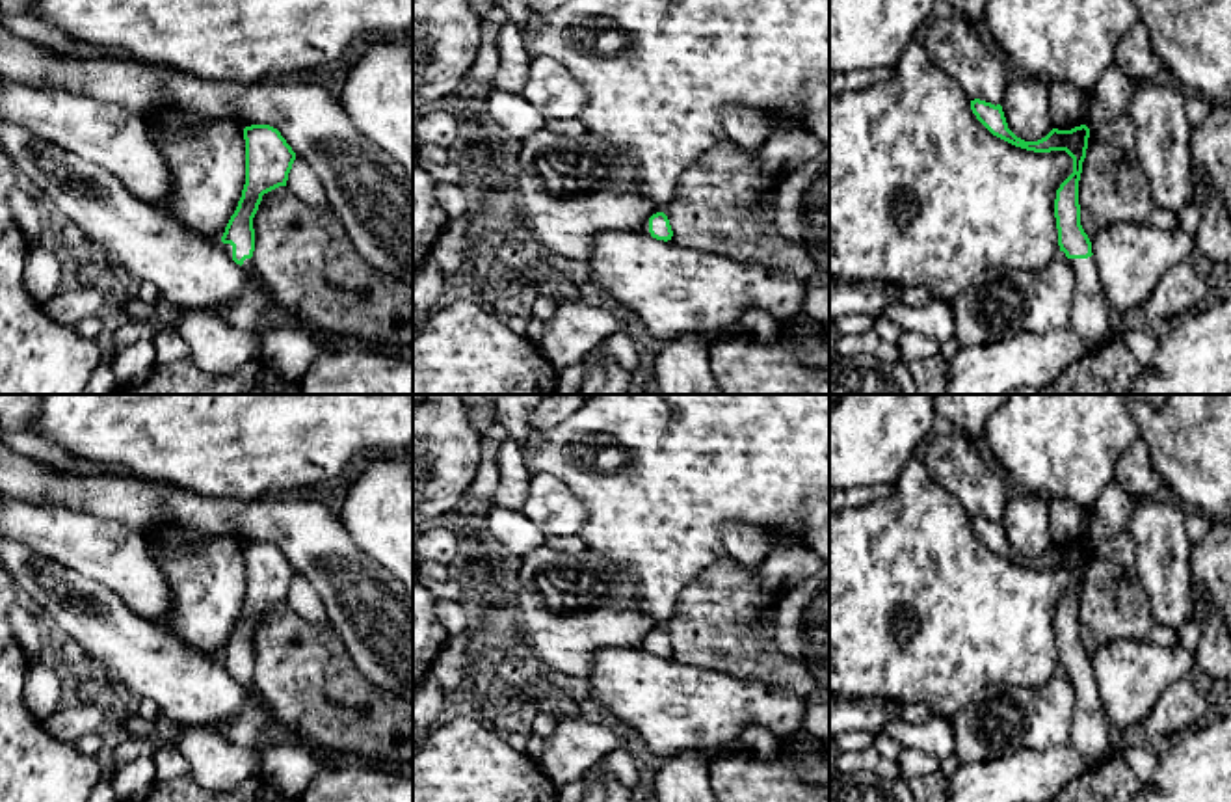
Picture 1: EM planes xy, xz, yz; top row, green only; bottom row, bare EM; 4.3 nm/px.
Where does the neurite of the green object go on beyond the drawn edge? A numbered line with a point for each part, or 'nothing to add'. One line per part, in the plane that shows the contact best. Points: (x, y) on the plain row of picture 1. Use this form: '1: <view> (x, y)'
1: yz (1090, 734)

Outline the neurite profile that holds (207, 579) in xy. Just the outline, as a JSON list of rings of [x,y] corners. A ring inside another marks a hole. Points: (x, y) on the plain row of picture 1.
[[[145,536],[145,541],[171,592],[173,635],[199,653],[221,657],[245,601],[244,543],[232,536],[208,536],[197,543]]]

